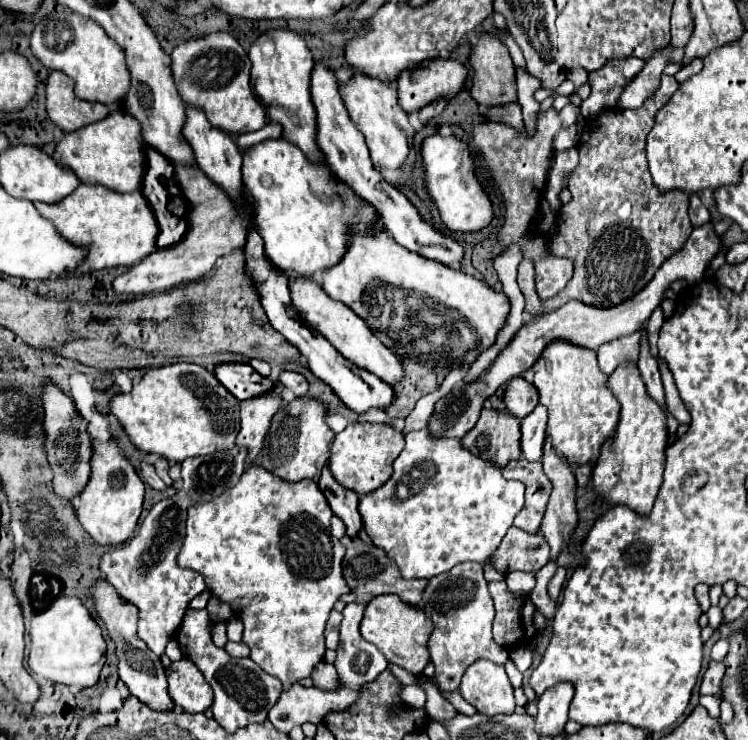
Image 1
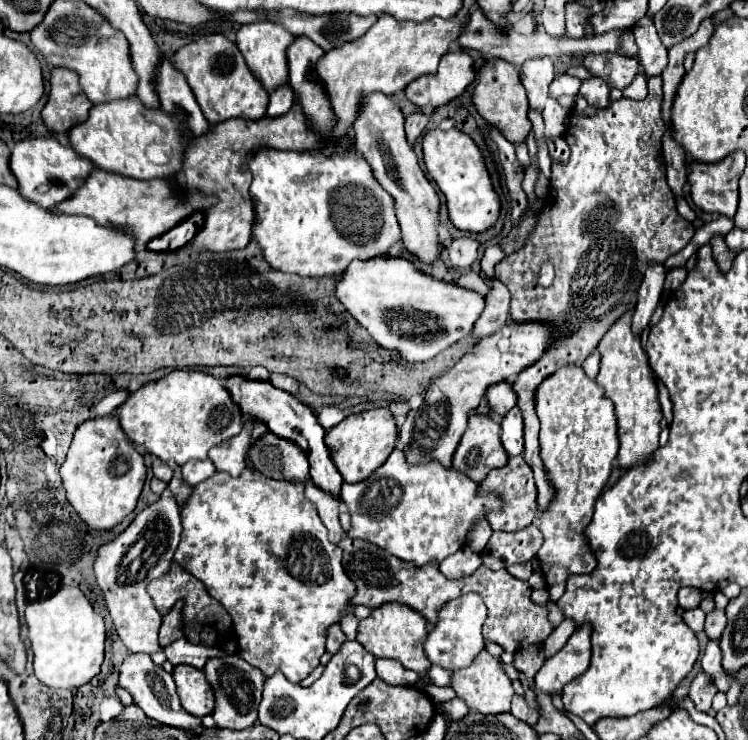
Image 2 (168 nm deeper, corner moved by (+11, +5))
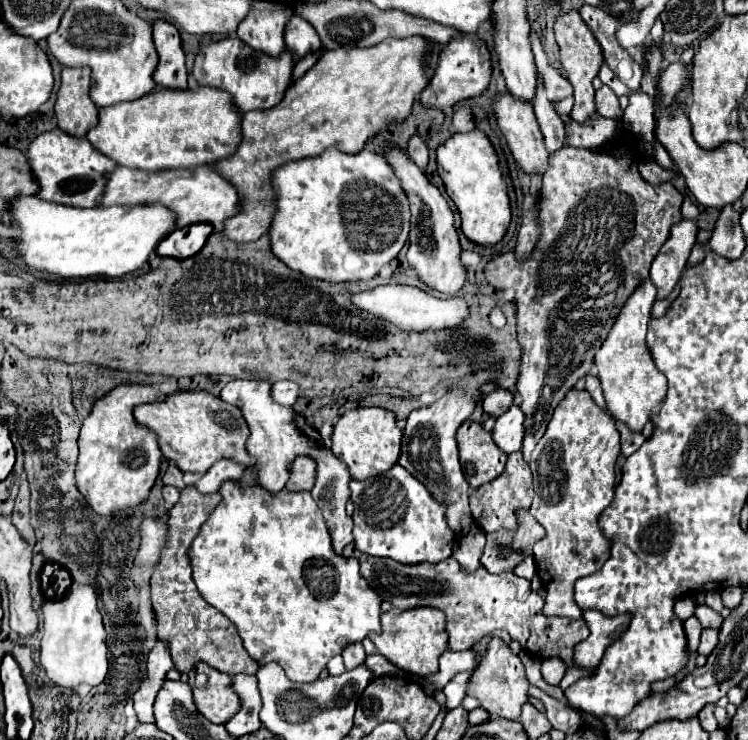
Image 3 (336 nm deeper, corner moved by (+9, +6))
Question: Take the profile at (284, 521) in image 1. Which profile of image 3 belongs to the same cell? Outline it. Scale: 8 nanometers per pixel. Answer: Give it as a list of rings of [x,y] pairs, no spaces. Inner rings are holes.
[[[224,482],[222,488],[220,488],[220,494],[224,496],[224,500],[216,506],[216,510],[212,512],[212,516],[208,518],[208,522],[202,526],[198,538],[192,542],[192,548],[190,548],[190,562],[192,562],[192,570],[194,570],[194,582],[200,590],[200,594],[204,596],[204,600],[214,606],[216,610],[220,610],[238,630],[242,642],[244,642],[244,648],[246,652],[260,664],[270,664],[270,662],[276,662],[284,668],[286,676],[294,682],[314,682],[318,680],[320,672],[326,668],[328,660],[336,654],[340,654],[350,642],[362,642],[370,632],[376,632],[380,634],[382,628],[380,628],[380,604],[382,604],[382,598],[378,598],[378,594],[374,594],[374,590],[370,588],[370,584],[360,576],[358,572],[358,560],[356,558],[350,558],[346,560],[344,556],[338,556],[334,550],[332,550],[332,540],[330,540],[330,534],[326,530],[326,524],[324,524],[324,518],[322,518],[322,512],[318,510],[314,498],[310,496],[310,492],[288,492],[288,490],[282,490],[278,494],[270,494],[268,490],[264,490],[262,486],[254,486],[254,488],[240,488],[238,482]]]

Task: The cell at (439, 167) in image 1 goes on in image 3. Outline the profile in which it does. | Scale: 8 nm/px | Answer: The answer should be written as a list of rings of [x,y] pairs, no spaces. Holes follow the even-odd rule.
[[[482,130],[450,136],[442,146],[438,146],[438,172],[448,196],[454,200],[462,216],[462,232],[466,238],[480,246],[498,244],[508,230],[512,210],[508,188],[502,180],[498,156],[490,138]]]

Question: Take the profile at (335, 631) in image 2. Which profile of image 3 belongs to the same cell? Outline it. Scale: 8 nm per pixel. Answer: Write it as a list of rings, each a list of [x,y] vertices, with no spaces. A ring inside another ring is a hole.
[[[350,644],[348,648],[344,648],[342,658],[344,658],[346,670],[352,670],[354,666],[364,664],[364,662],[366,662],[366,652],[364,652],[364,646],[362,646],[362,644]]]

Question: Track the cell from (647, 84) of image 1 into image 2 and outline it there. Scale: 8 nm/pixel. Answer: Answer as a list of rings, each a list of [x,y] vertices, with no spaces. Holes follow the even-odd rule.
[[[636,75],[636,79],[630,83],[630,87],[626,87],[622,93],[624,93],[624,97],[628,97],[628,99],[644,99],[646,93],[648,93],[646,77],[644,77],[644,75]]]

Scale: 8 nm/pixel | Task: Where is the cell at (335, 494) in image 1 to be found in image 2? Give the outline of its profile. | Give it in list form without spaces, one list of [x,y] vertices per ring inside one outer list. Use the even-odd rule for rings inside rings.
[[[230,375],[230,377],[226,377],[226,389],[230,391],[234,403],[242,409],[244,415],[256,417],[258,421],[266,423],[266,427],[272,433],[298,443],[306,451],[306,455],[308,455],[308,461],[310,461],[310,479],[318,483],[316,487],[320,487],[326,493],[330,493],[336,499],[340,499],[342,477],[336,471],[334,463],[330,461],[328,447],[324,445],[324,433],[326,431],[316,421],[316,415],[314,415],[314,411],[308,405],[304,405],[302,401],[298,401],[294,395],[290,395],[290,393],[282,391],[282,389],[276,389],[270,381],[252,381],[252,379],[246,379],[244,375]]]

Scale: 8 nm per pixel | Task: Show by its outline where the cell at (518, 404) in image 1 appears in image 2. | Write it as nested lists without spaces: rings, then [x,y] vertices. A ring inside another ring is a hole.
[[[500,381],[500,383],[492,385],[488,389],[486,397],[488,397],[492,413],[496,413],[500,417],[504,417],[516,405],[516,391],[512,389],[512,383],[508,383],[508,381]]]

